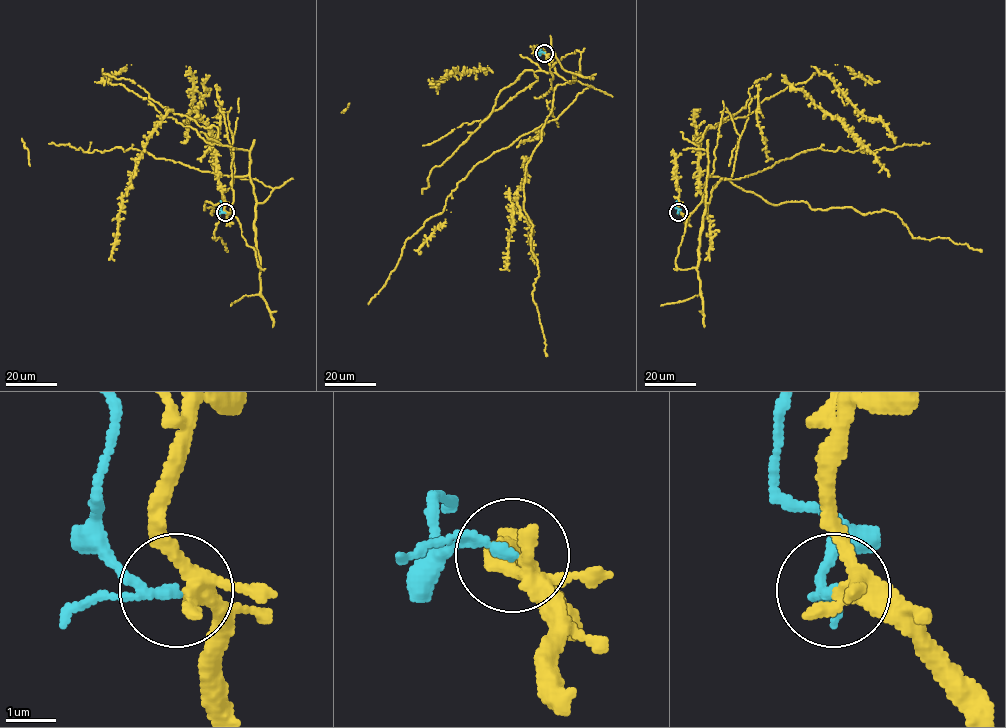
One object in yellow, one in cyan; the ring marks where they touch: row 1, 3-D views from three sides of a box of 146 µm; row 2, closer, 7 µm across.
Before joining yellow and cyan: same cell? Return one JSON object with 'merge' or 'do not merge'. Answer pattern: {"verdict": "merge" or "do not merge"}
{"verdict": "do not merge"}

